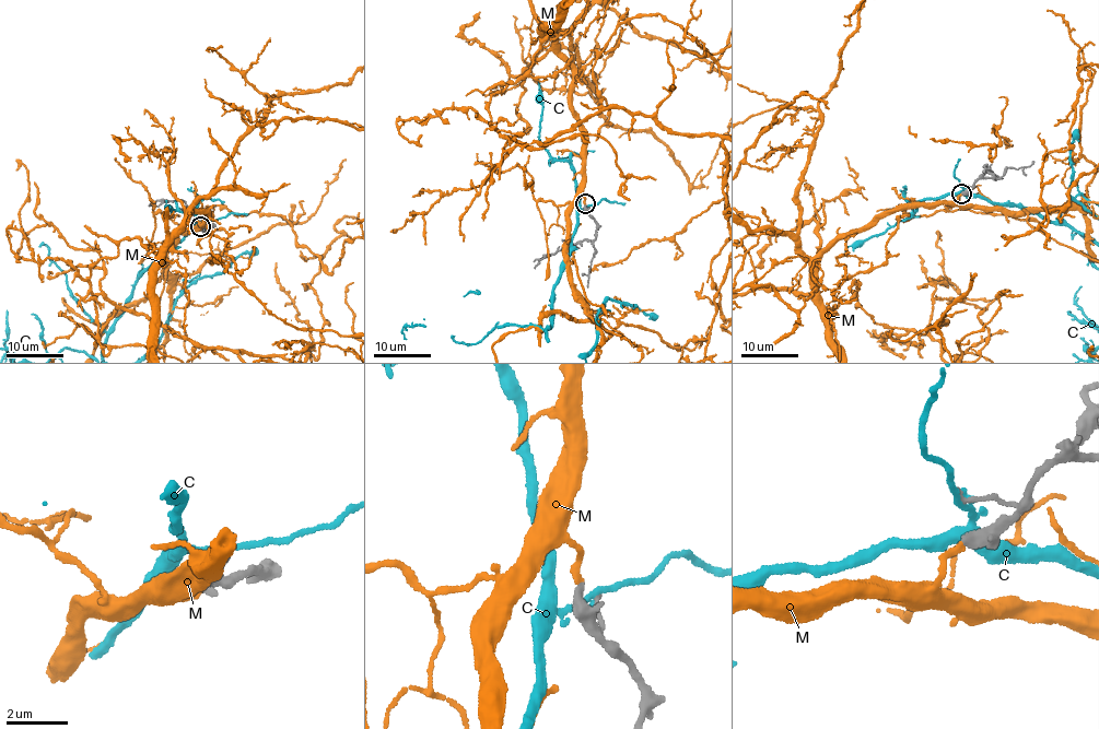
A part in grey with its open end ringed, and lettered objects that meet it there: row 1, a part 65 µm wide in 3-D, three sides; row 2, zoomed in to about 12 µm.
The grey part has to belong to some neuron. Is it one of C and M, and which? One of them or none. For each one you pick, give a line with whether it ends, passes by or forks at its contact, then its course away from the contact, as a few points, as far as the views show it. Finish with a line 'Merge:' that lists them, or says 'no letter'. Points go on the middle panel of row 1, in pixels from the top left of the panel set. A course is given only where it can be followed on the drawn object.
M: It ends there
Merge: M

